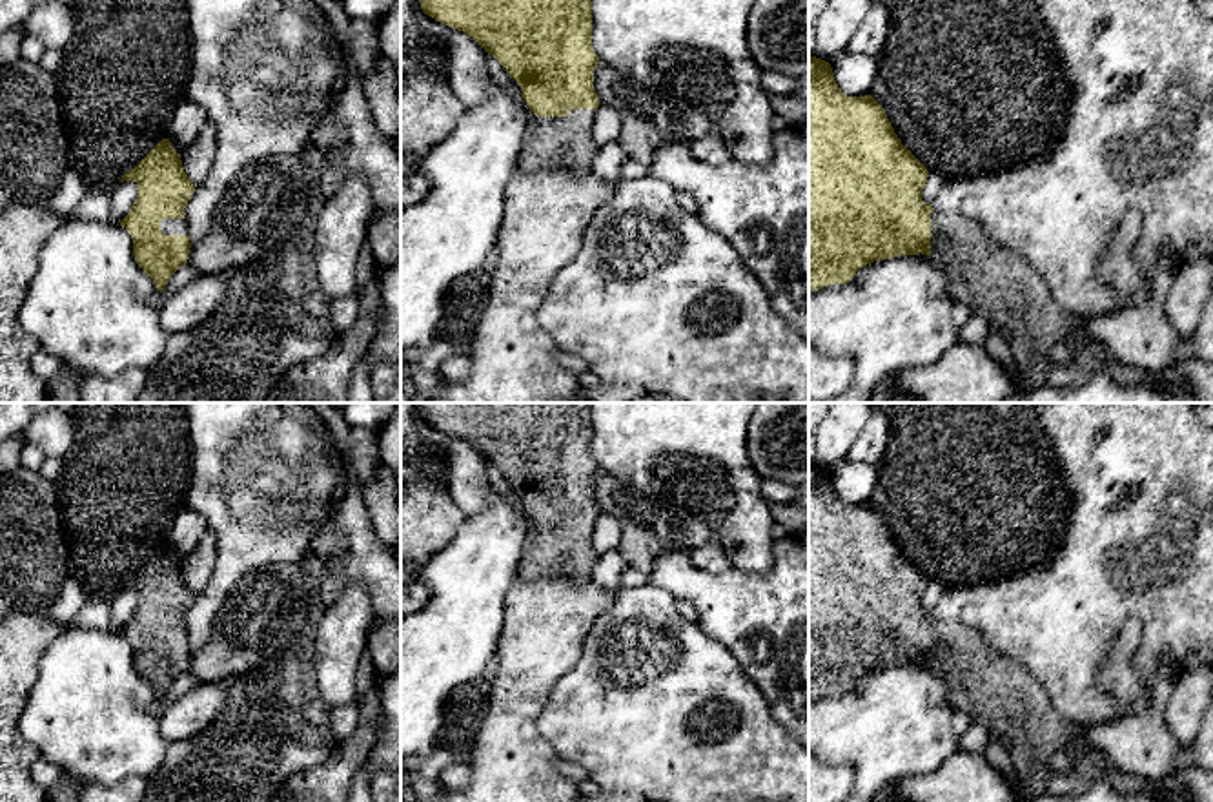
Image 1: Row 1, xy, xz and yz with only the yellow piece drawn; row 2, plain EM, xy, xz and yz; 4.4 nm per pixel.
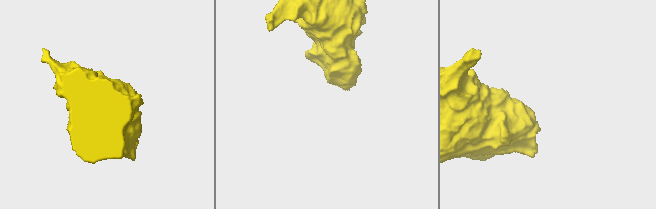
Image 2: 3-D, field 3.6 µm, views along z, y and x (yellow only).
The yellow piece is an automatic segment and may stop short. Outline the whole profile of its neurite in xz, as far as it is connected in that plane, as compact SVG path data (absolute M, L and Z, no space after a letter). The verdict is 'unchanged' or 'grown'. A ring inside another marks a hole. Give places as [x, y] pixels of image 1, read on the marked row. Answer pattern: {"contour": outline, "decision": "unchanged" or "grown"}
{"contour": "M419 0L424 15L472 36L521 86L535 115L535 133L519 157L523 171L566 170L586 173L599 149L592 124L599 98L594 69L590 0Z", "decision": "grown"}

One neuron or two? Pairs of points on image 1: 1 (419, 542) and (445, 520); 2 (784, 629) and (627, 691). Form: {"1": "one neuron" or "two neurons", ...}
{"1": "one neuron", "2": "two neurons"}

